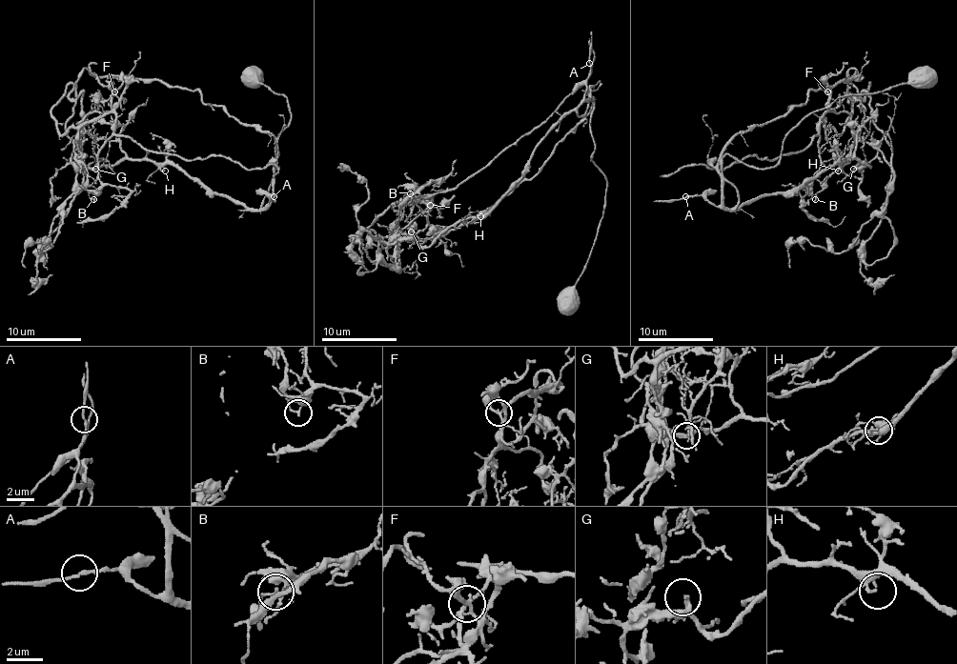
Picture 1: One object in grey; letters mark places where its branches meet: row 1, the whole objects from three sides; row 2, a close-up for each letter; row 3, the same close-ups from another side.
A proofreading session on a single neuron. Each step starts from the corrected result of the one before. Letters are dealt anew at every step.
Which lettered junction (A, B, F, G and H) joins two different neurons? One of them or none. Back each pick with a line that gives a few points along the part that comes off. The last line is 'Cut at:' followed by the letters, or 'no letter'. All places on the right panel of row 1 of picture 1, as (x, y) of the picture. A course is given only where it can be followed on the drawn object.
B: Course of the part to remove: (816, 199), (825, 126), (838, 135), (863, 91), (891, 148), (893, 191), (845, 250), (793, 242), (789, 267)
Cut at: B

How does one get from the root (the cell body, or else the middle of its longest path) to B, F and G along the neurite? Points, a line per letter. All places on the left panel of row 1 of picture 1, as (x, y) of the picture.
B: (254, 78), (287, 99), (277, 169), (277, 153), (246, 169), (112, 135), (93, 199)
F: (254, 78), (287, 99), (277, 169), (277, 153), (246, 169), (223, 155), (150, 151), (116, 133), (114, 91)
G: (254, 78), (291, 114), (265, 207), (210, 193), (167, 163), (95, 169)

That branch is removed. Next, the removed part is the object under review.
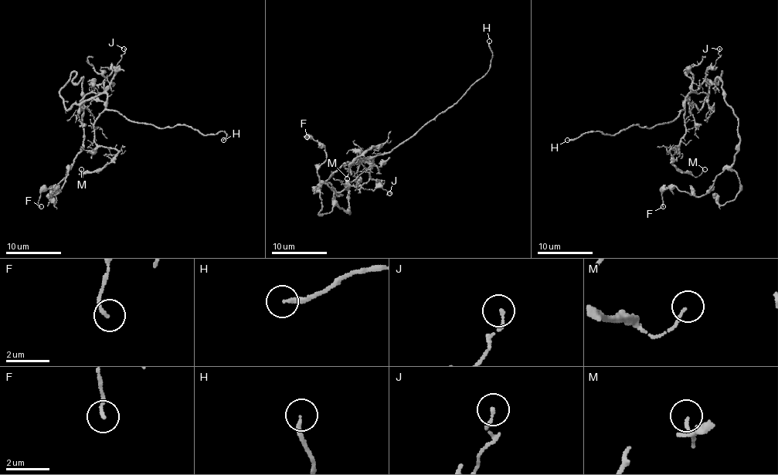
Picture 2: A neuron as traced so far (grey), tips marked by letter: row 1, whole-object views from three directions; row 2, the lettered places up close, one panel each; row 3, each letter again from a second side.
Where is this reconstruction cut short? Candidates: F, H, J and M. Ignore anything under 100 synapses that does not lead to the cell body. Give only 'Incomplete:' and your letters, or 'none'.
Incomplete: H

